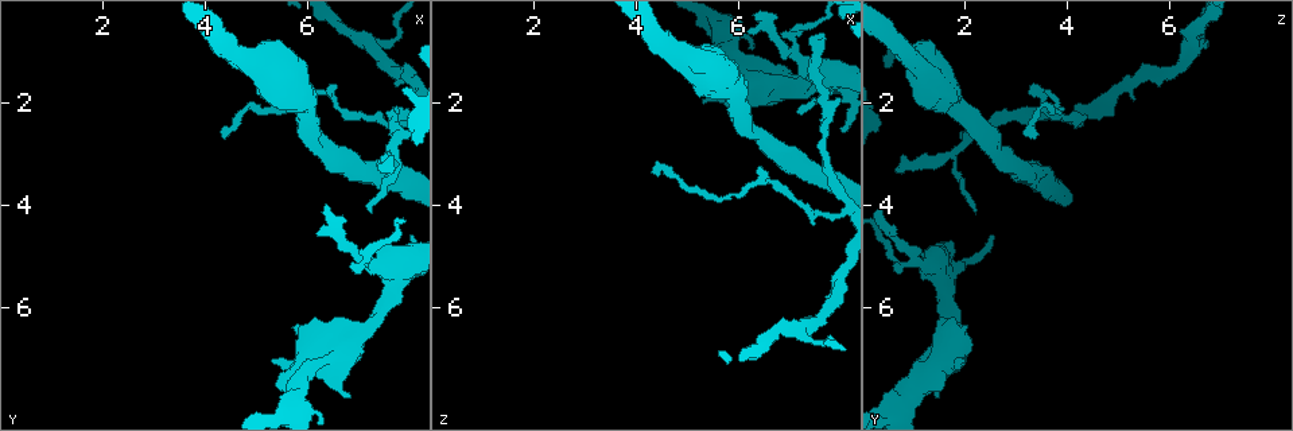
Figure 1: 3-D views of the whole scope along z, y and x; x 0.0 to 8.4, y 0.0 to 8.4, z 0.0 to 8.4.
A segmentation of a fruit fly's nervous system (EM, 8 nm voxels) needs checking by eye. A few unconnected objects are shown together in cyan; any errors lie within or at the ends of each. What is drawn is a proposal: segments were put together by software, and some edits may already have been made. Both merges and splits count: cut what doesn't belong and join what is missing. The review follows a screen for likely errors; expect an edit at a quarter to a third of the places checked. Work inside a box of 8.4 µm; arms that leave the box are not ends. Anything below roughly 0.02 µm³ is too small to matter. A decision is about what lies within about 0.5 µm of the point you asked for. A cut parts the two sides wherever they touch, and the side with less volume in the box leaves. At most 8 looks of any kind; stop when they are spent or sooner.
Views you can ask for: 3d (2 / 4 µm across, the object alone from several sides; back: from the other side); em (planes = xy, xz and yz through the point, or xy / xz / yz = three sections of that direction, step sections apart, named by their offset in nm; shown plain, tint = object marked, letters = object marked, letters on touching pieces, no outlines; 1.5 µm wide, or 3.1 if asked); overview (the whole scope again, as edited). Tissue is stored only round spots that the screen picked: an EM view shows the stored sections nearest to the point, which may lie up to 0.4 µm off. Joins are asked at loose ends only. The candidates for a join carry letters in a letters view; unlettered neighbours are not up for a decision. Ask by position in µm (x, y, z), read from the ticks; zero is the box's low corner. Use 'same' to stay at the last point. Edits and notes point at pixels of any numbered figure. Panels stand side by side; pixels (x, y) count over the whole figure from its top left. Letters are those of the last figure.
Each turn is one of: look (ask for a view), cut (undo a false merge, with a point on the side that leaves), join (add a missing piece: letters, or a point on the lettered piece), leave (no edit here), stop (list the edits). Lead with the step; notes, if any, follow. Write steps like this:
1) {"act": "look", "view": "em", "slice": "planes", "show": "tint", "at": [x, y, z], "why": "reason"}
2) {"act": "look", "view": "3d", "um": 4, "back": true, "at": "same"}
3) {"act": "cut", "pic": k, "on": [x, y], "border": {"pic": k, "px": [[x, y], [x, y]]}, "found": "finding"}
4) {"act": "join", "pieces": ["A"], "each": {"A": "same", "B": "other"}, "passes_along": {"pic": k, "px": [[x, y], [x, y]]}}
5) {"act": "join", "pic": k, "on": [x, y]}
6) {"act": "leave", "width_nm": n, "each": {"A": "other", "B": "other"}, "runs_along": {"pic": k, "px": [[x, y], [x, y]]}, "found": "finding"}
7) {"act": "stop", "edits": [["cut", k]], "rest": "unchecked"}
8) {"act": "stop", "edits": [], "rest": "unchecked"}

{"act": "look", "view": "em", "slice": "planes", "show": "letters", "at": [7.65, 3.30, 0.60], "why": "free end"}

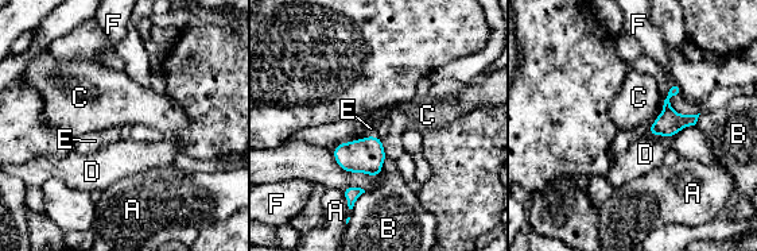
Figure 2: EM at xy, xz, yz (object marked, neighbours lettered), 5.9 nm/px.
{"act": "join", "pieces": ["E"], "each": {"A": "other", "B": "other", "C": "other", "D": "other", "E": "same", "F": "other"}, "passes_along": {"pic": 2, "px": [[367, 155], [372, 136], [371, 128]]}, "found": "the neuron continues"}

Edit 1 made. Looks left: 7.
{"act": "look", "view": "overview", "why": "redraw"}

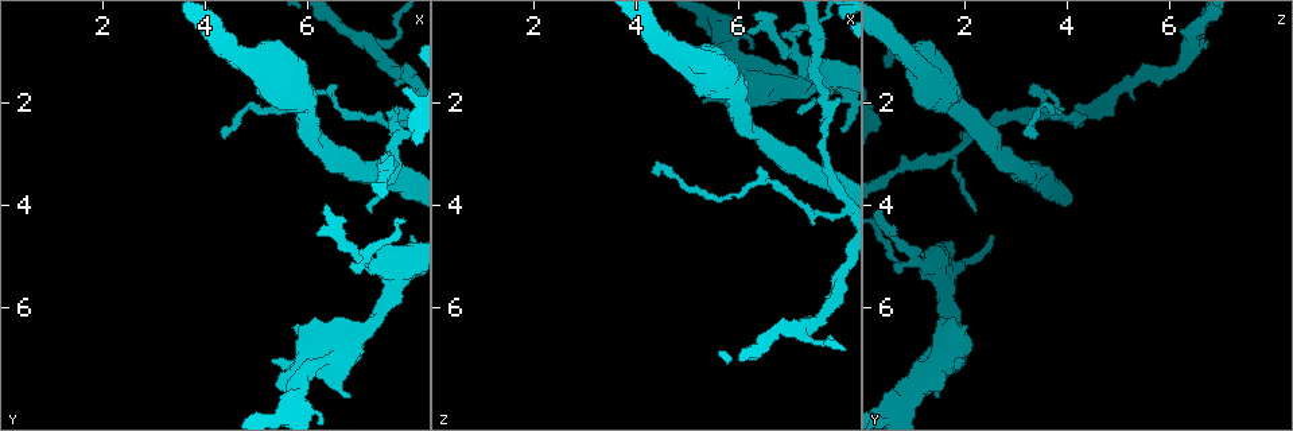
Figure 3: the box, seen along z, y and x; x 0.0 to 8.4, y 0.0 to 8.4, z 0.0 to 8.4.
{"act": "look", "view": "em", "slice": "yz", "step": 8, "show": "letters", "at": [6.95, 5.00, 1.05], "why": "three-way junction"}

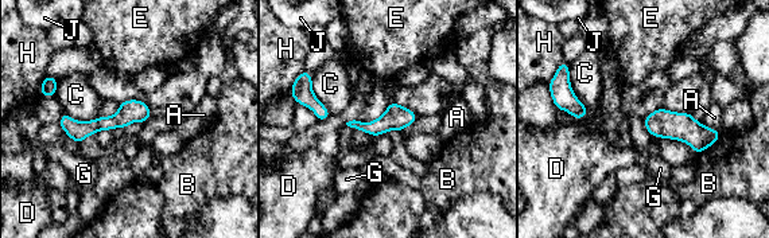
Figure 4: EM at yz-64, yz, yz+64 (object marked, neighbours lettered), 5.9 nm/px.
{"act": "look", "view": "em", "slice": "planes", "show": "letters", "at": "same"}

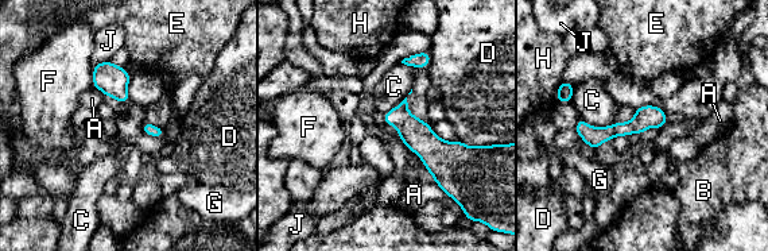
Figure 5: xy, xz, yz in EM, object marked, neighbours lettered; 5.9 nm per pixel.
{"act": "leave", "width_nm": 70, "each": {"A": "other", "B": "other", "C": "other", "D": "other", "E": "other", "F": "other", "G": "other", "H": "other", "J": "other"}, "runs_along": {"pic": 5, "px": [[663, 122], [609, 132], [578, 128]]}, "found": "continuous, no second neuron"}

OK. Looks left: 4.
{"act": "stop", "edits": [["join", 2]], "rest": "unchecked"}

